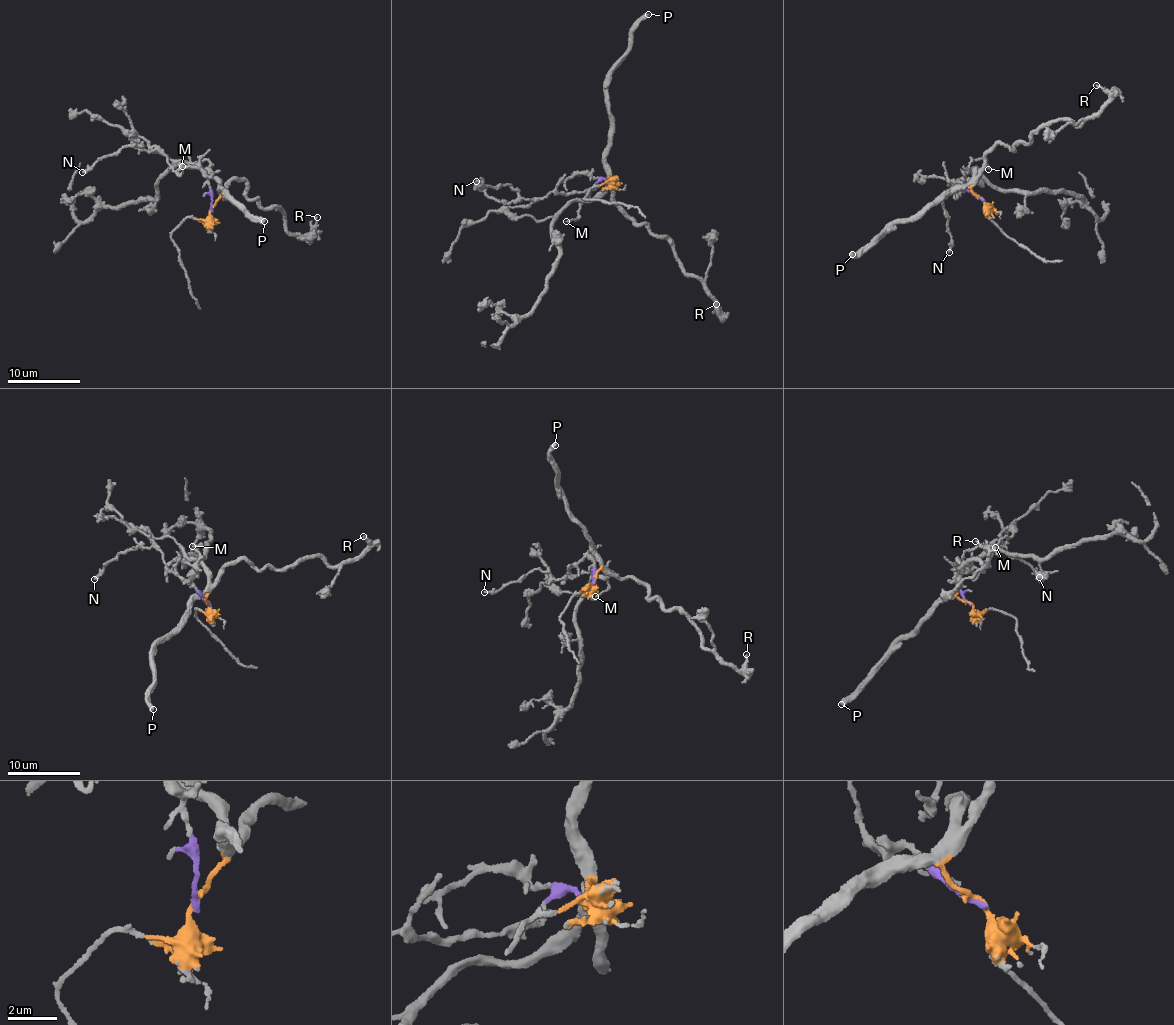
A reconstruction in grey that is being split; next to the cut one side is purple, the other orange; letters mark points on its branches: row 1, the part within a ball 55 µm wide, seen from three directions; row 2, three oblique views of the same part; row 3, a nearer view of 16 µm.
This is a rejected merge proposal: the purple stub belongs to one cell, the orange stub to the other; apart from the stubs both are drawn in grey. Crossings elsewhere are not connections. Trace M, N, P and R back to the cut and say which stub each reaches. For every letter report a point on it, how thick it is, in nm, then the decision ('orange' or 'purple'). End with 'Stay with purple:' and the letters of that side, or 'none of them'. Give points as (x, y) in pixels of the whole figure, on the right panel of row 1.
M: place (988, 169); calibre 150 nm; purple
N: place (949, 252); calibre 240 nm; purple
P: place (852, 254); calibre 460 nm; orange
R: place (1096, 85); calibre 140 nm; orange
Stay with purple: M, N

